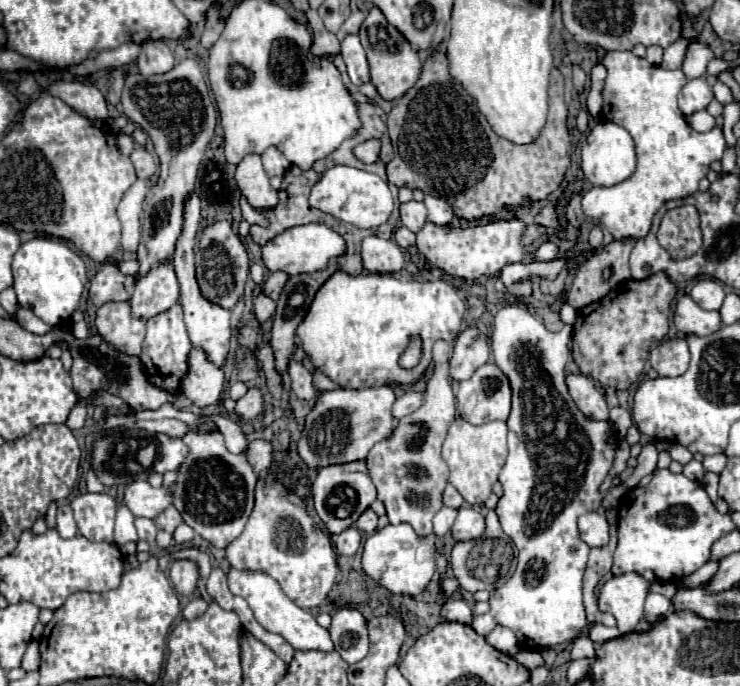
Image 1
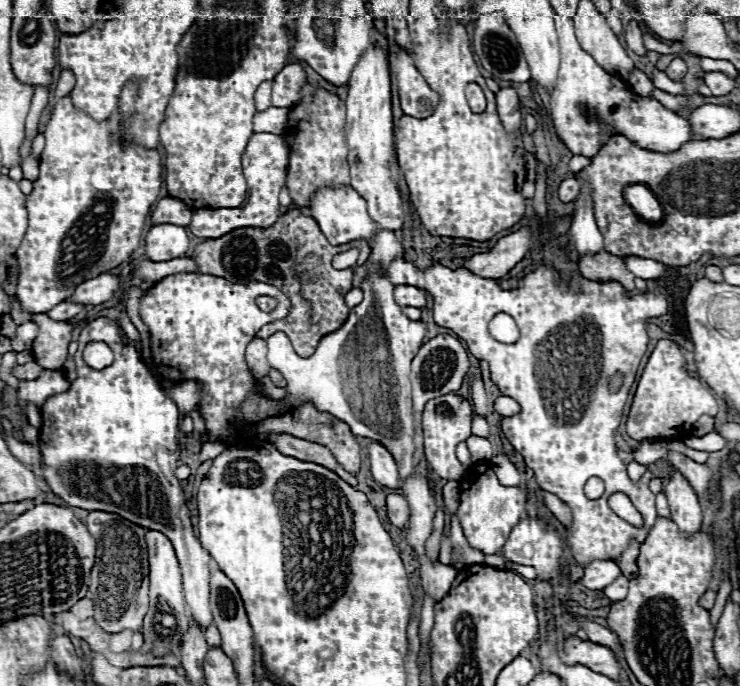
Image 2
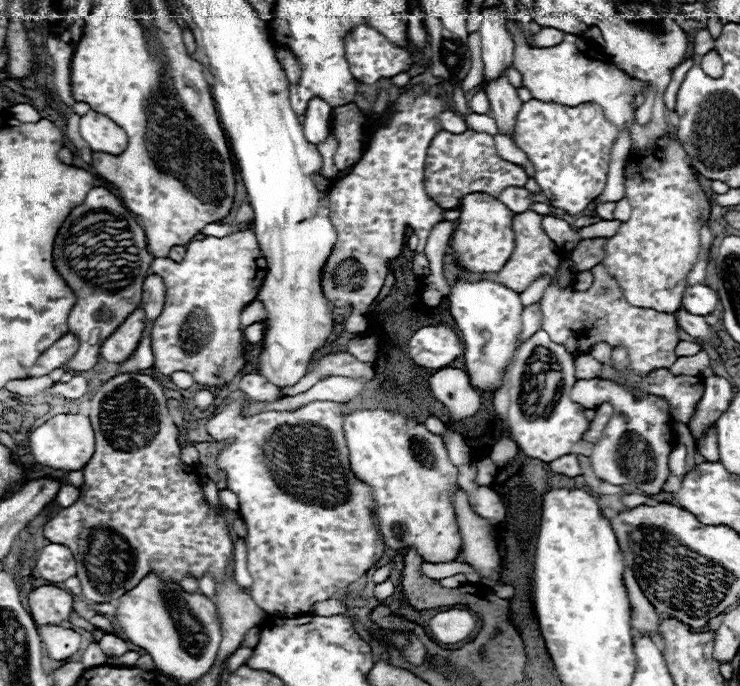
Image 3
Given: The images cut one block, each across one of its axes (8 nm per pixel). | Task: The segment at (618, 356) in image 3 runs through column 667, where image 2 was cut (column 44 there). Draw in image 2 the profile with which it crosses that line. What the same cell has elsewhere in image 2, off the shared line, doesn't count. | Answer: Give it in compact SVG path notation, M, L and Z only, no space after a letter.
M44 370L36 380L22 380L18 390L18 404L34 402L36 406L42 406L46 398L66 392L70 388L70 382L64 374L64 370Z

